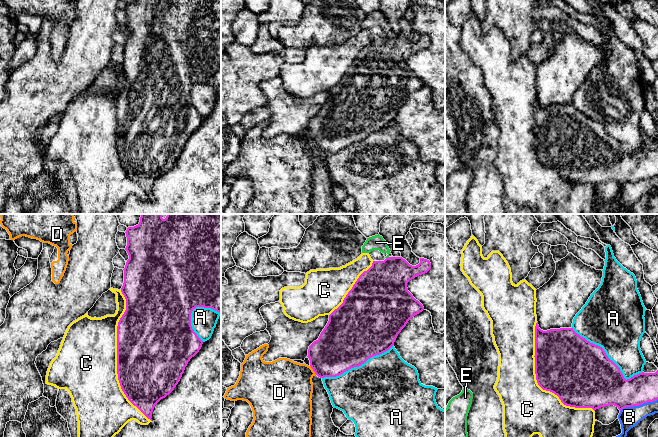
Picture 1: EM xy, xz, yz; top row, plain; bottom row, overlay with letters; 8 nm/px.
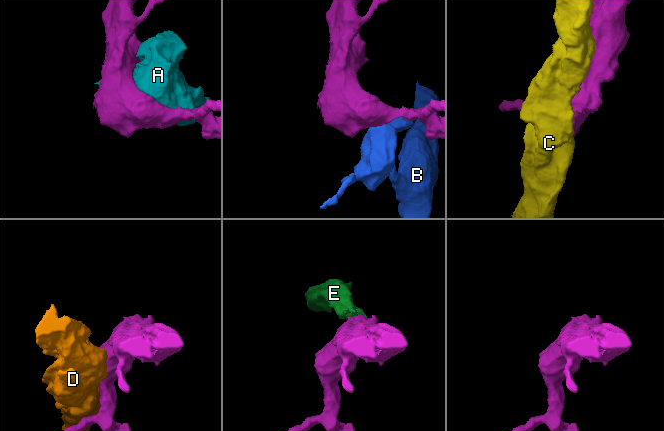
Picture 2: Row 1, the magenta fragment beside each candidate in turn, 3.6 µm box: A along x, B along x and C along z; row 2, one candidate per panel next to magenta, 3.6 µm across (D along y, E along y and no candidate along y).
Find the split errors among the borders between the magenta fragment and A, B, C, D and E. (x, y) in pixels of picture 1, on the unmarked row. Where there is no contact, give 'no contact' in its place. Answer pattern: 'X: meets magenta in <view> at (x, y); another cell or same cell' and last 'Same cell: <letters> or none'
A: meets magenta in yz at (607, 132); another cell
B: meets magenta in yz at (638, 181); another cell
C: meets magenta in xy at (117, 132); another cell
D: meets magenta in xz at (313, 146); another cell
E: meets magenta in xz at (388, 33); same cell
Same cell: E

